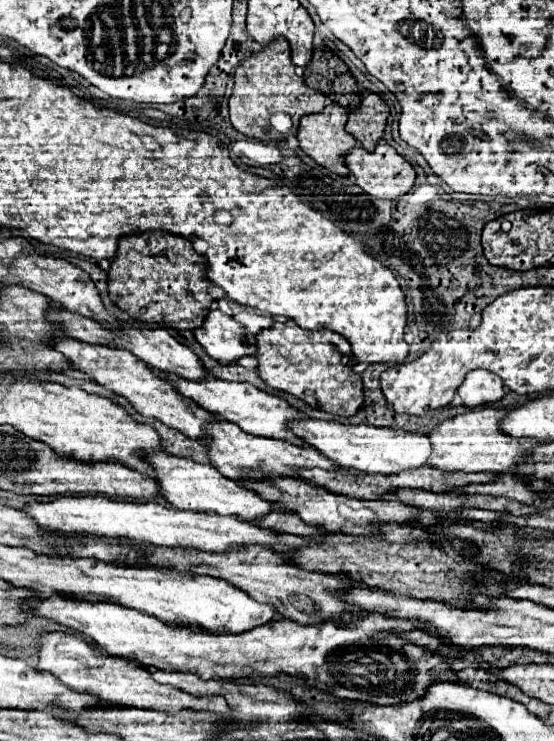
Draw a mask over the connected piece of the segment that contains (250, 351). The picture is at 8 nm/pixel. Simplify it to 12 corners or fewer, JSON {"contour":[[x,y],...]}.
{"contour":[[210,310],[194,336],[222,364],[254,356],[254,334]]}

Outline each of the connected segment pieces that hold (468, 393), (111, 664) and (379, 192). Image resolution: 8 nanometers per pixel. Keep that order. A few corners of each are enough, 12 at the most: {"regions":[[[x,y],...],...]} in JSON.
{"regions":[[[488,370],[466,376],[458,394],[466,408],[498,402],[506,392]],[[42,632],[38,670],[76,692],[138,708],[228,714],[222,696],[158,684],[136,660]],[[386,142],[346,154],[356,184],[374,198],[400,198],[414,168]]]}

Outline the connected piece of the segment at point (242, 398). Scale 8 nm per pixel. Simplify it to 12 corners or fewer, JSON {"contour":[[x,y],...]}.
{"contour":[[168,378],[186,398],[254,436],[306,448],[304,414],[246,382]]}

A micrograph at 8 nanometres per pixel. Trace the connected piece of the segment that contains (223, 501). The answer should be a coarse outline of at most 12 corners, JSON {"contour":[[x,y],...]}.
{"contour":[[168,452],[148,456],[180,510],[262,520],[288,512],[246,486]]}

